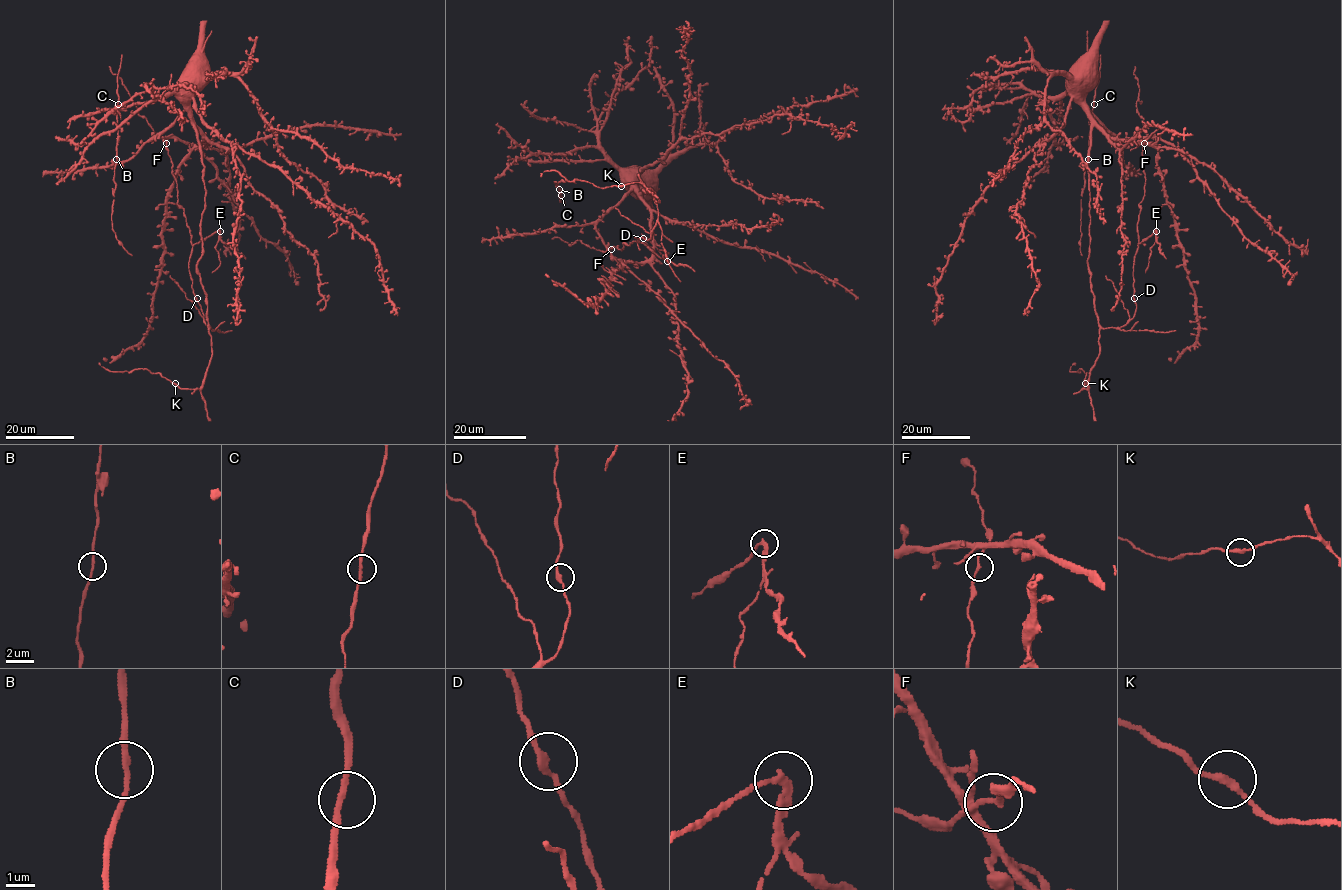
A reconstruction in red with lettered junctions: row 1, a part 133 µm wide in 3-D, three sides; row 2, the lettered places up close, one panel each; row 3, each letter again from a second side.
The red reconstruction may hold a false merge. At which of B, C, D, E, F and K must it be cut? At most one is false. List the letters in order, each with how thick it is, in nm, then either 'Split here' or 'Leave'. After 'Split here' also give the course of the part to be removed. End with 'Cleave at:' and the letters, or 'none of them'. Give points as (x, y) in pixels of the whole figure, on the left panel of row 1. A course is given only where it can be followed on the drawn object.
B: Thickness 180 nm. Leave
C: Thickness 220 nm. Leave
D: Thickness 220 nm. Leave
E: Thickness 200 nm. Split here. Course of the part to remove: (220, 230), (215, 248), (220, 265), (212, 273)
F: Thickness 190 nm. Leave
K: Thickness 240 nm. Leave
Cleave at: E

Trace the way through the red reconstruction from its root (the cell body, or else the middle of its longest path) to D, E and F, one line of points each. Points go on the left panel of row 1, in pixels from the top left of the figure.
D: (184, 90), (192, 92), (185, 110), (152, 139), (166, 142), (172, 164), (197, 298)
E: (184, 90), (192, 92), (185, 110), (152, 139), (166, 143), (191, 244), (220, 230)
F: (184, 90), (192, 92), (185, 110), (152, 139), (161, 137), (166, 143)

